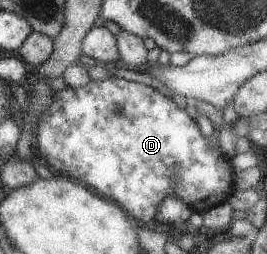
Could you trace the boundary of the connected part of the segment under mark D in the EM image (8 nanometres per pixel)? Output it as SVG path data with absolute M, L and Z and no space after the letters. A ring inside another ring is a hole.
M122 78L90 79L90 82L82 87L70 87L67 85L66 88L55 91L51 102L38 116L38 124L35 128L35 151L37 152L37 159L55 174L69 176L69 178L83 183L99 195L102 195L106 199L109 198L110 201L118 204L123 210L129 212L131 216L144 223L153 220L154 216L158 214L158 208L161 207L166 196L176 196L177 199L181 199L185 205L191 208L193 212L199 211L204 213L212 206L217 206L217 204L227 201L230 194L235 191L233 182L237 171L234 170L230 163L231 158L221 151L221 147L213 144L212 136L206 138L203 134L200 134L197 122L192 120L185 110L181 110L181 108L173 104L169 98L159 94L155 88L141 82Z

